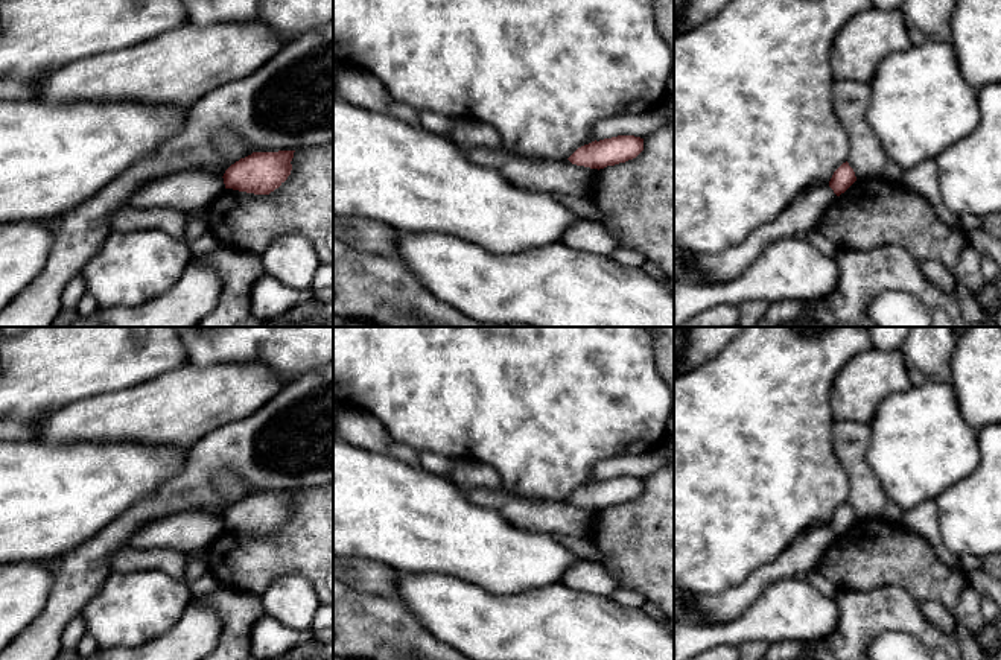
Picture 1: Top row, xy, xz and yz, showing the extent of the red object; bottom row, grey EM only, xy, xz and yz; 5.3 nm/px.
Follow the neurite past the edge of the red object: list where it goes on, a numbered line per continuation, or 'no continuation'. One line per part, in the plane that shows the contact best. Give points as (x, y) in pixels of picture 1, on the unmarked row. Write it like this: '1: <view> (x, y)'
no continuation

